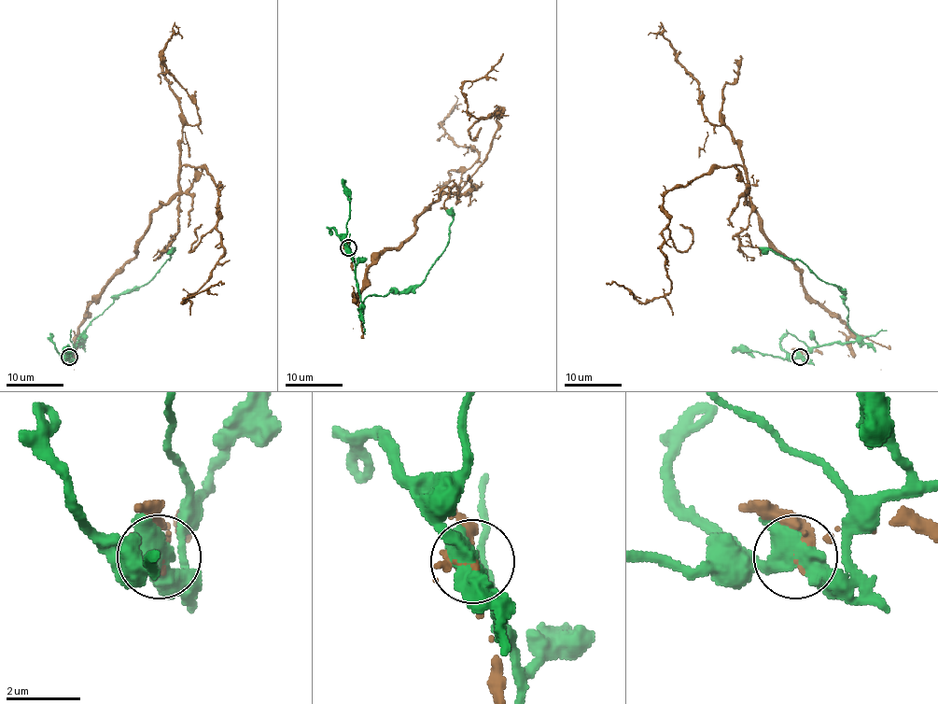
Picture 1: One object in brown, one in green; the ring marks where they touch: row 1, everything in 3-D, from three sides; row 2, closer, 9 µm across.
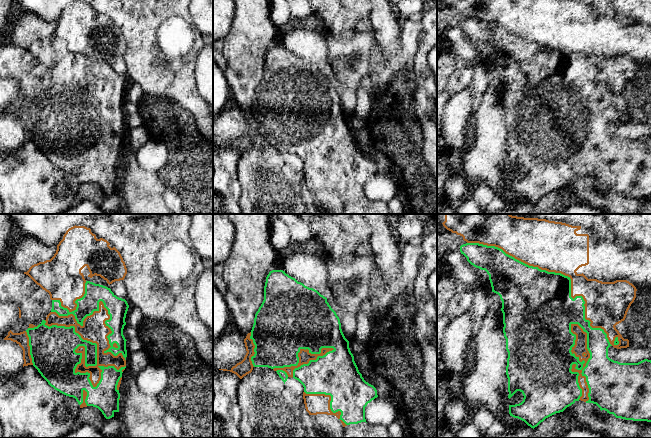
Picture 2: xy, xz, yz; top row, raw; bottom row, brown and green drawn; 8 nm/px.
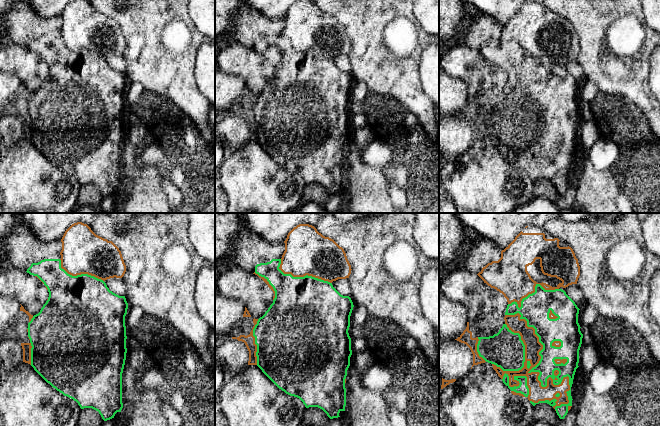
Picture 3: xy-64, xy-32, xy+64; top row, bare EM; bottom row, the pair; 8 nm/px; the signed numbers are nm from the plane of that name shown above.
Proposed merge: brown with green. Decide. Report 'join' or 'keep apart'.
keep apart

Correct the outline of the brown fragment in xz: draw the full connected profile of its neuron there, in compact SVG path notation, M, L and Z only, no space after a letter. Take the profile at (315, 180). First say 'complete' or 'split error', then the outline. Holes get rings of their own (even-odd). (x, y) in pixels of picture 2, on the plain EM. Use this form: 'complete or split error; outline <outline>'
complete; outline M303 168L306 187L309 191L327 190L340 195L341 188L333 189L330 185L331 172L325 170L306 170Z

